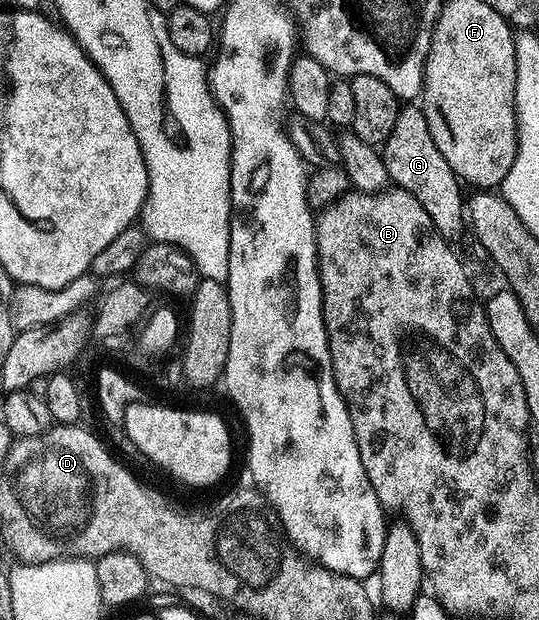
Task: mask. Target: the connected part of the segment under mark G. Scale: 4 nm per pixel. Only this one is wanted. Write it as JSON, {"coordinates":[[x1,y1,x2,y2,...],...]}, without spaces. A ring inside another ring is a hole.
{"coordinates":[[403,105,399,108,397,125,393,133,381,144,381,154,385,161,387,178,398,190,408,191,417,201,421,201,421,209,429,213,429,221,449,241,459,239,469,227,465,210,465,194,461,181,449,169,449,161,441,157,441,149,433,142,433,133,429,133,429,121,425,121,423,108,419,105]]}

